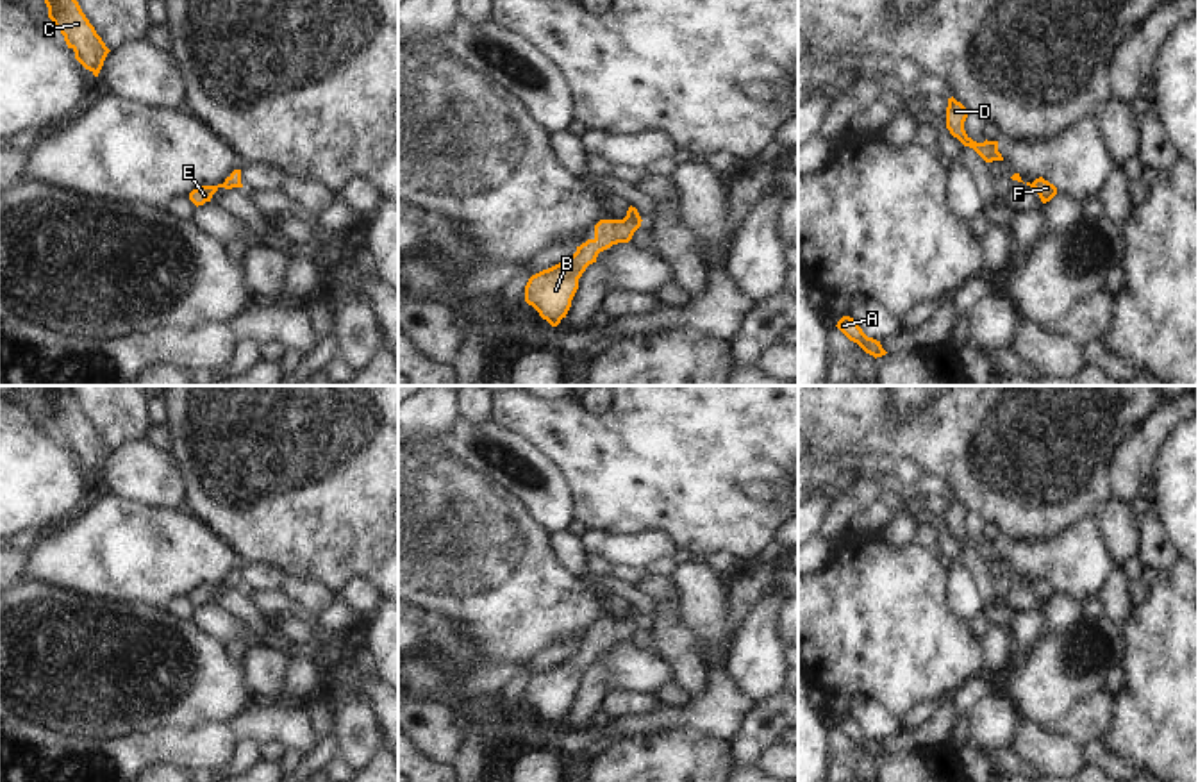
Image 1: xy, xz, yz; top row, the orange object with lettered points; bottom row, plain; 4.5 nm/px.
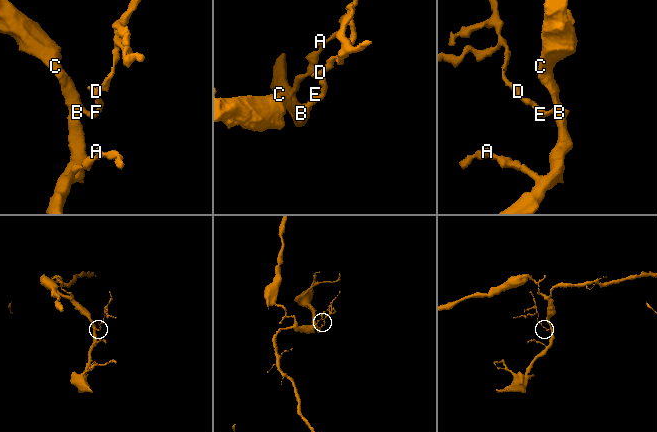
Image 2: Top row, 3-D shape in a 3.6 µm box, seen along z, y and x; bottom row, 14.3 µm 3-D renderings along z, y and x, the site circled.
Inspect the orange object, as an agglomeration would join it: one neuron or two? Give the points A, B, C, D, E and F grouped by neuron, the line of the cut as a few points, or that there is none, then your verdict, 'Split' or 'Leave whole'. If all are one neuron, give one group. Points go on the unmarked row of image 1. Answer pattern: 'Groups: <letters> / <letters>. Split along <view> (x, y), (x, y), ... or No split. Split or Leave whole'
Groups: A B C D E F. No split. Leave whole.

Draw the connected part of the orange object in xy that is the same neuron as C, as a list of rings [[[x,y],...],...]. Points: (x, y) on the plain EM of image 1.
[[[52,389],[45,396],[45,403],[48,407],[48,418],[64,436],[68,448],[75,452],[75,459],[95,477],[98,477],[111,450],[82,412],[79,402],[71,395],[71,389]]]

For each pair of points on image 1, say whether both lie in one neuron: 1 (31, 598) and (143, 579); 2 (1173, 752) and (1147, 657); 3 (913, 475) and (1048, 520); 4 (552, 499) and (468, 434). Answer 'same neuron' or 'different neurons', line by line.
1: different neurons
2: same neuron
3: different neurons
4: same neuron

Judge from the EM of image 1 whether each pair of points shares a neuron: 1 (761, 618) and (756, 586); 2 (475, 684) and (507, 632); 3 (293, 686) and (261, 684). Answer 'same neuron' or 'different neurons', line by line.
1: different neurons
2: different neurons
3: different neurons

